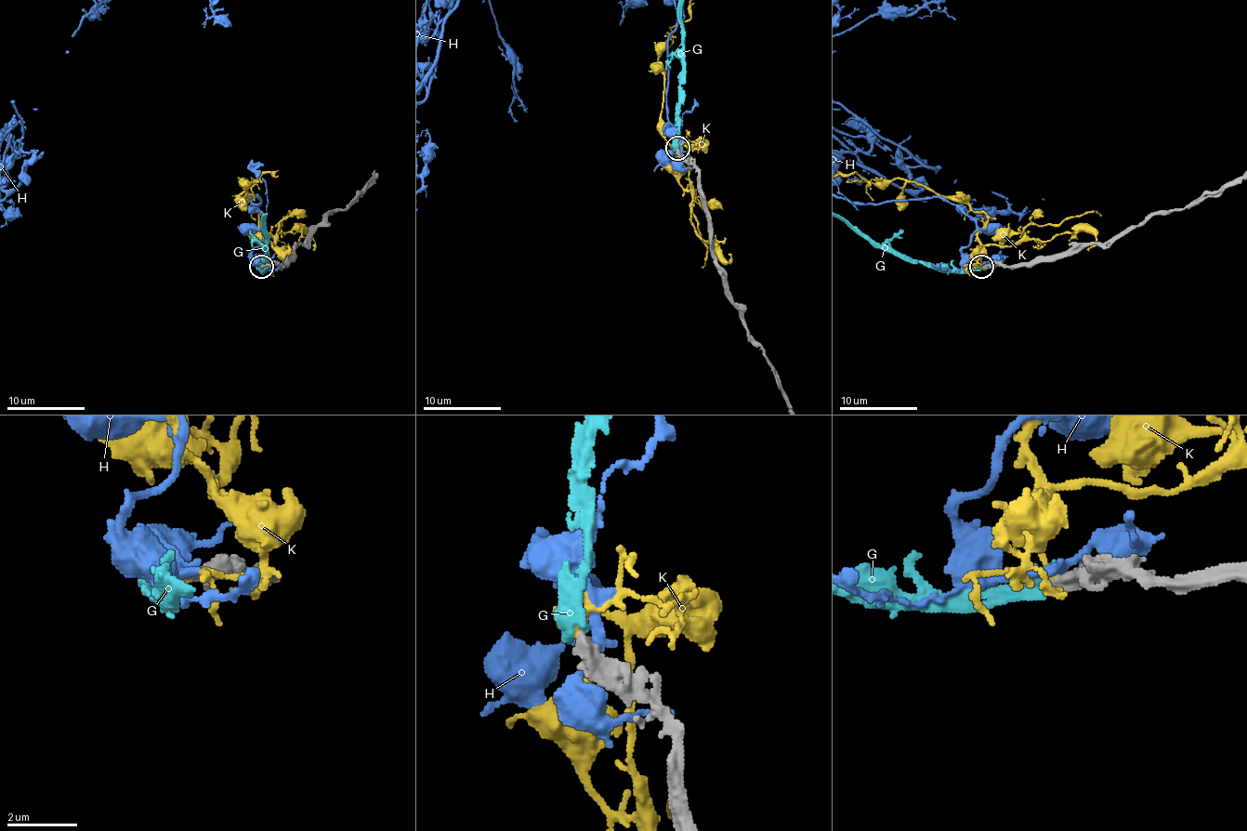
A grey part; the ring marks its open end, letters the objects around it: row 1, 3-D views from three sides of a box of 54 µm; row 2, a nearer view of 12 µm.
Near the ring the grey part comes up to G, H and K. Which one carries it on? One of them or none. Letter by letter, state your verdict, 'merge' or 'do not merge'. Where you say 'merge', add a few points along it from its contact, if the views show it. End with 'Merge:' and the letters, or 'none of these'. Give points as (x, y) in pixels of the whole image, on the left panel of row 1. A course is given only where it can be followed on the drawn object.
G: merge
H: do not merge
K: do not merge
Merge: G

